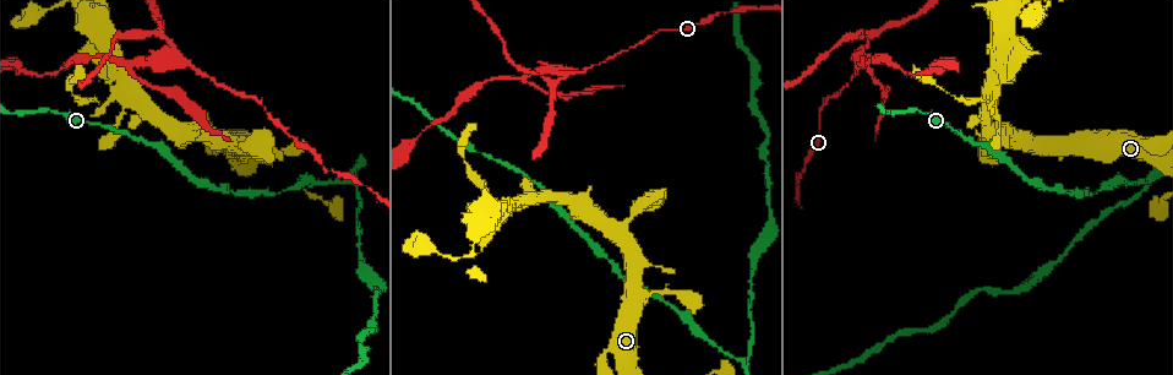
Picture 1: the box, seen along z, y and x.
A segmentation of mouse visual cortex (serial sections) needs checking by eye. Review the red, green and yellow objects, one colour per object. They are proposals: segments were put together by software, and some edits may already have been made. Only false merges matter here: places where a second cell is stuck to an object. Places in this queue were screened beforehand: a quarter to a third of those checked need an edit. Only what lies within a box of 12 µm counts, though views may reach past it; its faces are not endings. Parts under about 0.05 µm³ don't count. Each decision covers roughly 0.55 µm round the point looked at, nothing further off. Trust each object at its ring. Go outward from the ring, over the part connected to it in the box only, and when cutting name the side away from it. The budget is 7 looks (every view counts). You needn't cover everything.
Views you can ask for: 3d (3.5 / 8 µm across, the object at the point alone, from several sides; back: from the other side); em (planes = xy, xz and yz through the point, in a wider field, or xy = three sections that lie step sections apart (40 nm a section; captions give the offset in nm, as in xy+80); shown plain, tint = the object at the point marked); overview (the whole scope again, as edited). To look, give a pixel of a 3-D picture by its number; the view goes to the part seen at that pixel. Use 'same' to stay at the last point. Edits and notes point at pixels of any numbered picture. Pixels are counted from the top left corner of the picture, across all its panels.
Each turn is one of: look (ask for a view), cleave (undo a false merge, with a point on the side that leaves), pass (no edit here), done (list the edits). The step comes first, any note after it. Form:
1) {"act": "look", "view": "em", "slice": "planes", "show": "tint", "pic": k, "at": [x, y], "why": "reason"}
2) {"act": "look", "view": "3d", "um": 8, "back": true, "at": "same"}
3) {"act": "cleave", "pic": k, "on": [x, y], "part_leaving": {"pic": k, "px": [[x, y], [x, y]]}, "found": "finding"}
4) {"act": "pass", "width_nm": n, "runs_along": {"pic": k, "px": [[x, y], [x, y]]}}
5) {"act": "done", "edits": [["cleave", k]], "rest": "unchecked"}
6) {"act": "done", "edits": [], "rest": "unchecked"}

{"act": "look", "view": "3d", "um": 3.5, "pic": 1, "at": [985, 100], "why": "narrows sharply"}

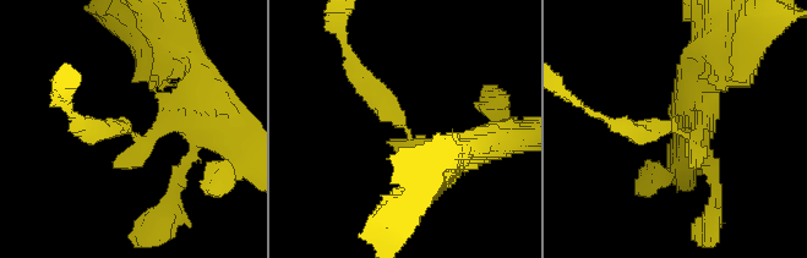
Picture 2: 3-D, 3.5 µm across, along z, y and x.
{"act": "look", "view": "em", "slice": "xy", "step": 1, "show": "tint", "pic": 2, "at": [407, 130], "arm_widths_nm": [250, 350]}

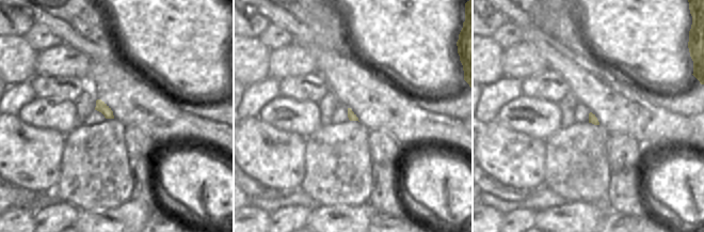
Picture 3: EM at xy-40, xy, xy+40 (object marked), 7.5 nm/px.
{"act": "cleave", "pic": 2, "on": [386, 110], "part_leaving": {"pic": 2, "px": [[413, 140], [353, 67], [345, 49]]}, "found": "two cells meet here"}

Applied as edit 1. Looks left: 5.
{"act": "look", "view": "3d", "um": 3.5, "pic": 1, "at": [1151, 178], "why": "sharp bend"}

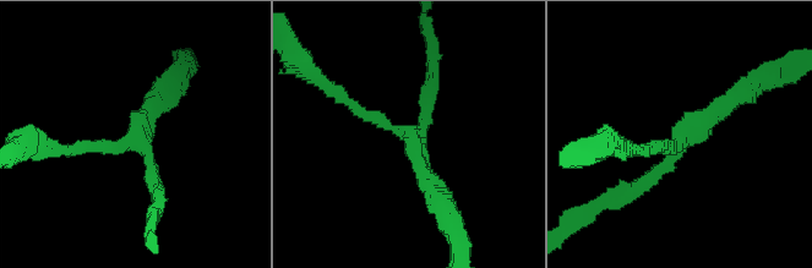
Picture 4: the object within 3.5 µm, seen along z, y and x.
{"act": "look", "view": "em", "slice": "xy", "step": 5, "show": "plain", "pic": 4, "at": [407, 132], "why": "need the tissue"}

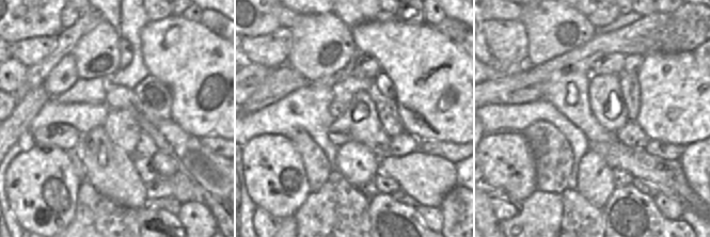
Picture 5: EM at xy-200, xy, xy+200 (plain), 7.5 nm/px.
{"act": "look", "view": "em", "slice": "xy", "step": 5, "show": "tint", "at": "same", "why": "where the object lies"}

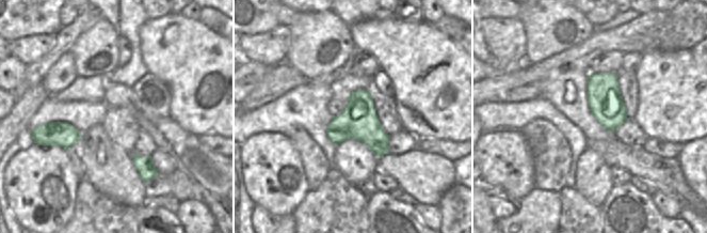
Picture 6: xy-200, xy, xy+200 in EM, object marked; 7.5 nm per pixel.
{"act": "pass", "arm_widths_nm": [150, 200, 250], "runs_along": {"pic": 4, "px": [[63, 148], [137, 141], [156, 193]]}, "found": "all the same cell"}

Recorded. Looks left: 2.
{"act": "look", "view": "3d", "um": 8, "pic": 1, "at": [577, 69]}

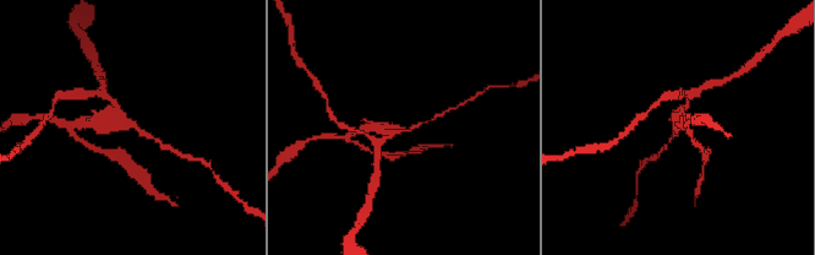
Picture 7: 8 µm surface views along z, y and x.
{"act": "look", "view": "3d", "um": 3.5, "pic": 7, "at": [132, 124], "why": "zoom in"}

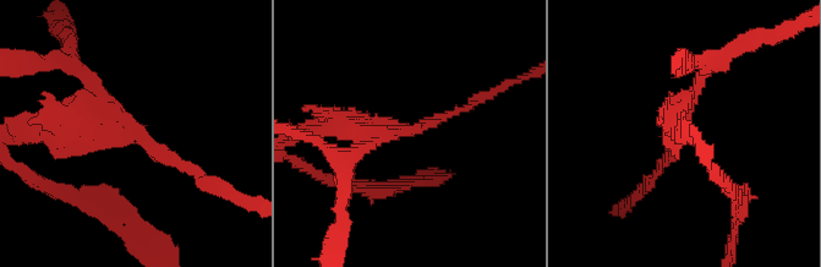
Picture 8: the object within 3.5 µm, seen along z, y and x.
{"act": "cleave", "pic": 8, "on": [327, 116], "part_leaving": {"pic": 8, "px": [[377, 124], [328, 120], [306, 126]]}, "found": "a second cell is stuck on"}

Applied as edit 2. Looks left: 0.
{"act": "done", "edits": [["cleave", 2], ["cleave", 8]], "rest": "unchecked"}

